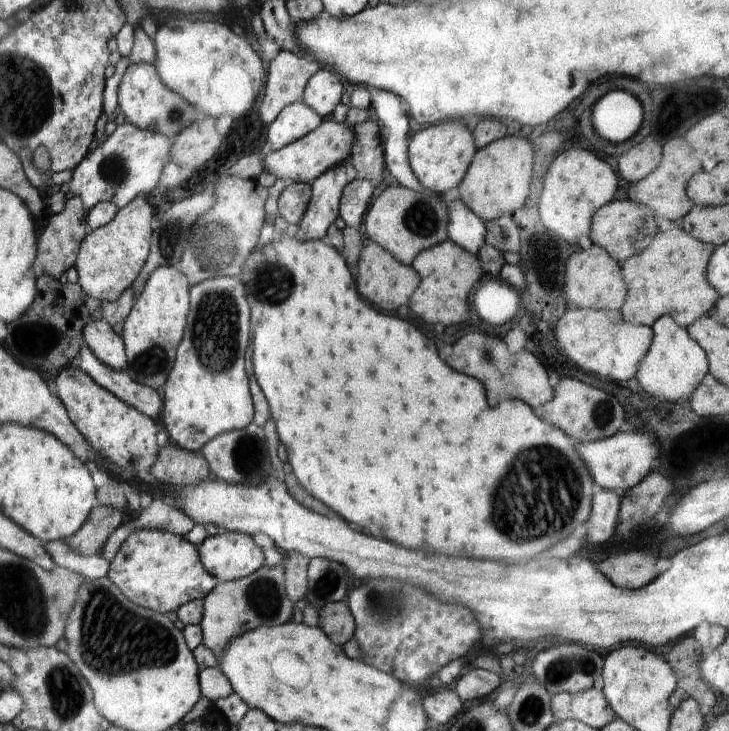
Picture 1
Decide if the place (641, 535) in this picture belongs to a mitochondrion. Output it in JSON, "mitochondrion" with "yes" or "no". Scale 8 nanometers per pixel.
{"mitochondrion":"no"}

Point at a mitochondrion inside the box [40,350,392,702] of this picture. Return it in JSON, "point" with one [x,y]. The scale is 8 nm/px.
{"point":[114,639]}

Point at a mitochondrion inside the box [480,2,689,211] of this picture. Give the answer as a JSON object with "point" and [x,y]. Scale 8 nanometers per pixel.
{"point":[662,59]}

